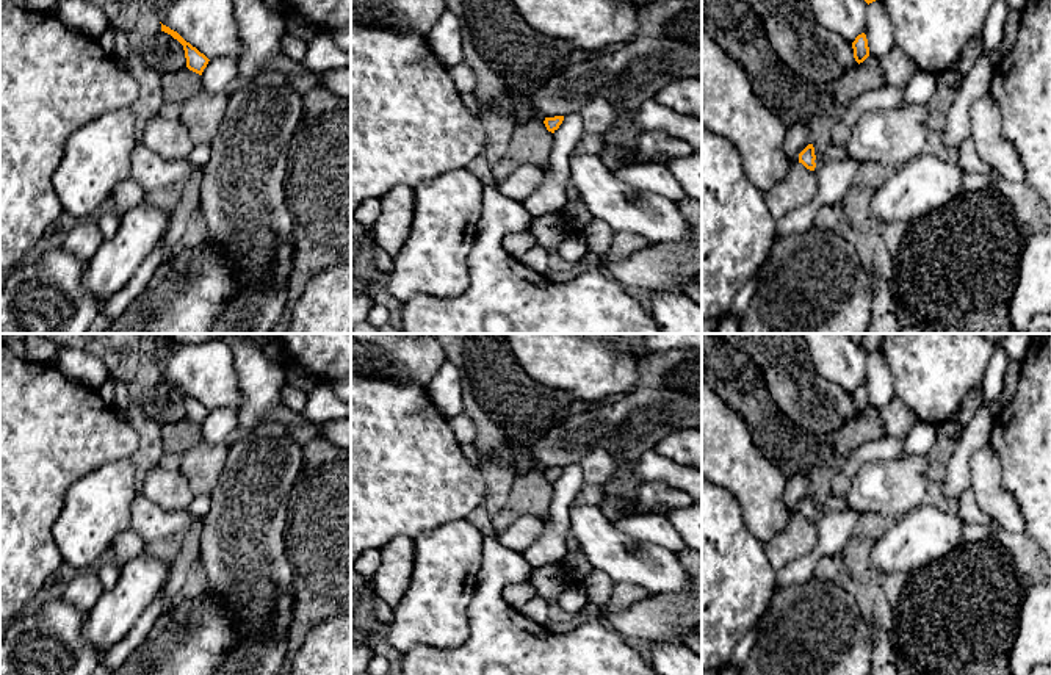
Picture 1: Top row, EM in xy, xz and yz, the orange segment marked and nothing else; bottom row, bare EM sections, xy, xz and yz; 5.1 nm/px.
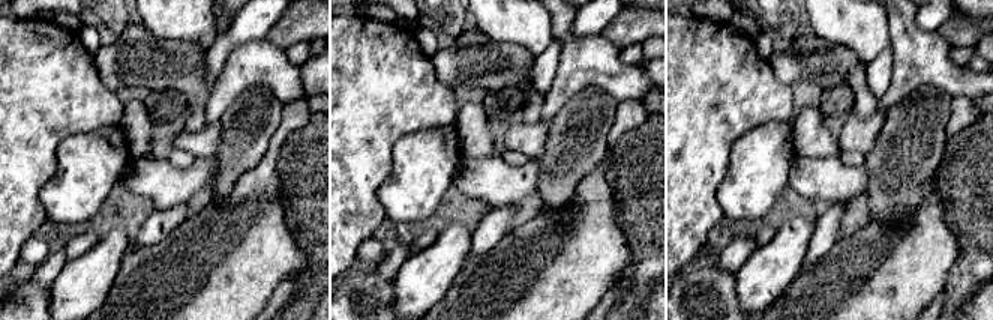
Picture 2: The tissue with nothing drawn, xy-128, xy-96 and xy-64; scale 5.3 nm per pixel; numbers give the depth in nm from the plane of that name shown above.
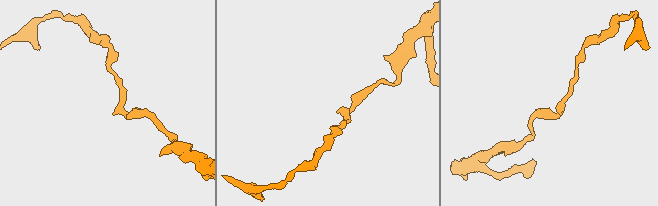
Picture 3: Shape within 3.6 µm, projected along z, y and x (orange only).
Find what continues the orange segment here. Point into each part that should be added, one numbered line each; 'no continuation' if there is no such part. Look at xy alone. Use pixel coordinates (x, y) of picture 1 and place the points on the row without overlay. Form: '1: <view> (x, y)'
no continuation

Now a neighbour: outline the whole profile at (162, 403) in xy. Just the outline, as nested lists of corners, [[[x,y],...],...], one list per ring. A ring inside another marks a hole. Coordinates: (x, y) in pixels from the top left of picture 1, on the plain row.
[[[158,382],[144,392],[143,409],[158,426],[186,418],[183,396],[164,382]]]

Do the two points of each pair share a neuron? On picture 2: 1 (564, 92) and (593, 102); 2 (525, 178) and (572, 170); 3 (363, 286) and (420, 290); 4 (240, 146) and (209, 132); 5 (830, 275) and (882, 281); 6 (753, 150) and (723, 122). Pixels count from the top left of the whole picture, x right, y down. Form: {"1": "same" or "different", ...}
{"1": "different", "2": "different", "3": "different", "4": "different", "5": "same", "6": "different"}

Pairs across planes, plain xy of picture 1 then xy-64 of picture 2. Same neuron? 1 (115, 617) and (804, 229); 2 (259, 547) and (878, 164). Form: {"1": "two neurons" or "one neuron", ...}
{"1": "one neuron", "2": "one neuron"}

